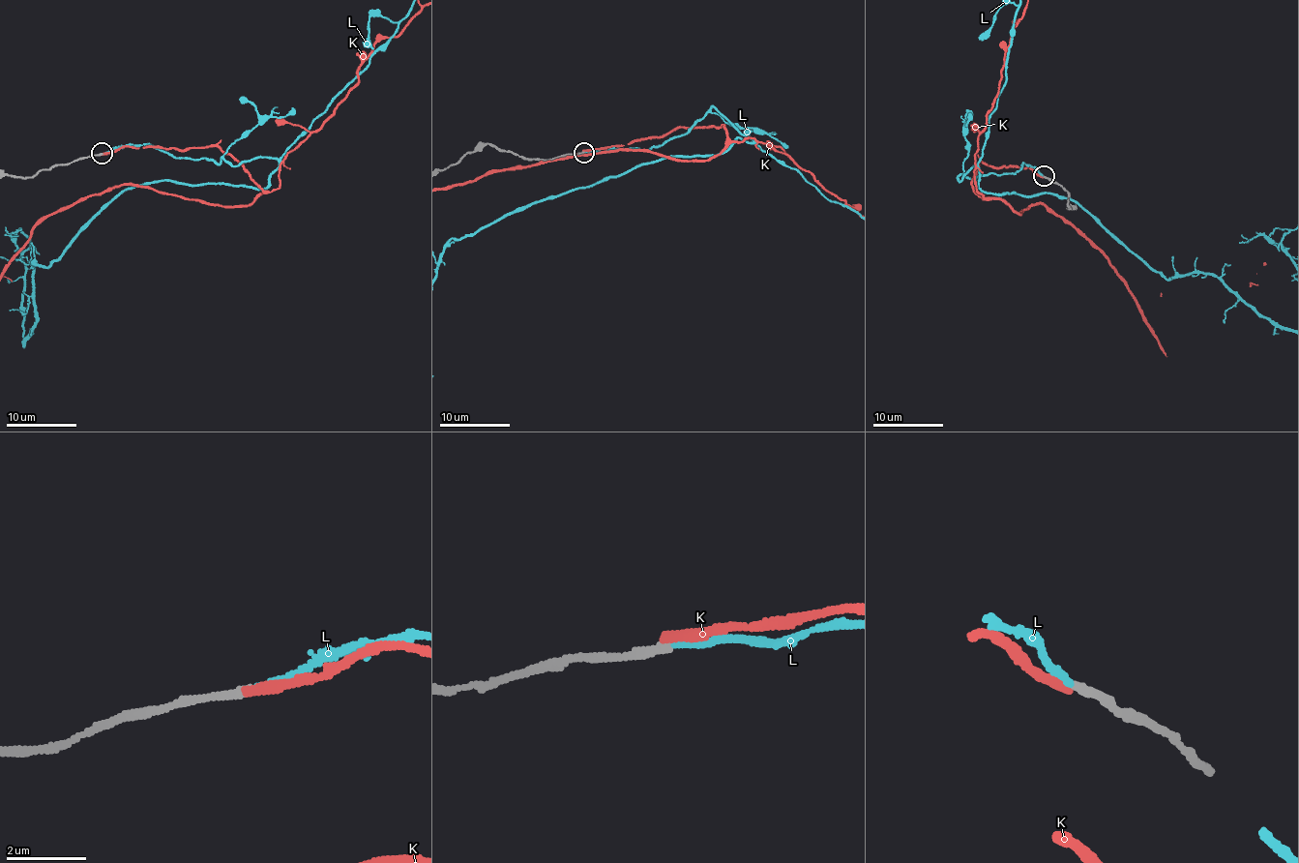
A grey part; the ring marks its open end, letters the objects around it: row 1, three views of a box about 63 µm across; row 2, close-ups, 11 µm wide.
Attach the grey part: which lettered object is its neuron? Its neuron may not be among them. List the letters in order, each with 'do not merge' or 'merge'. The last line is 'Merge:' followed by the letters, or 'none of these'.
K: do not merge
L: merge
Merge: L

